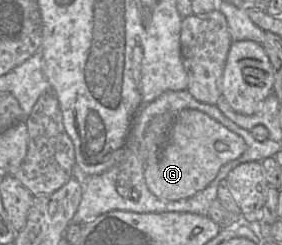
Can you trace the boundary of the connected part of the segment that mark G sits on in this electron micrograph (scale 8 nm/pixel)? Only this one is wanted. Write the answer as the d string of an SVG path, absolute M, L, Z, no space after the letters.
M184 109L175 115L167 140L152 164L146 164L144 179L149 191L164 200L189 198L205 189L226 163L239 158L246 150L242 137L207 114Z

